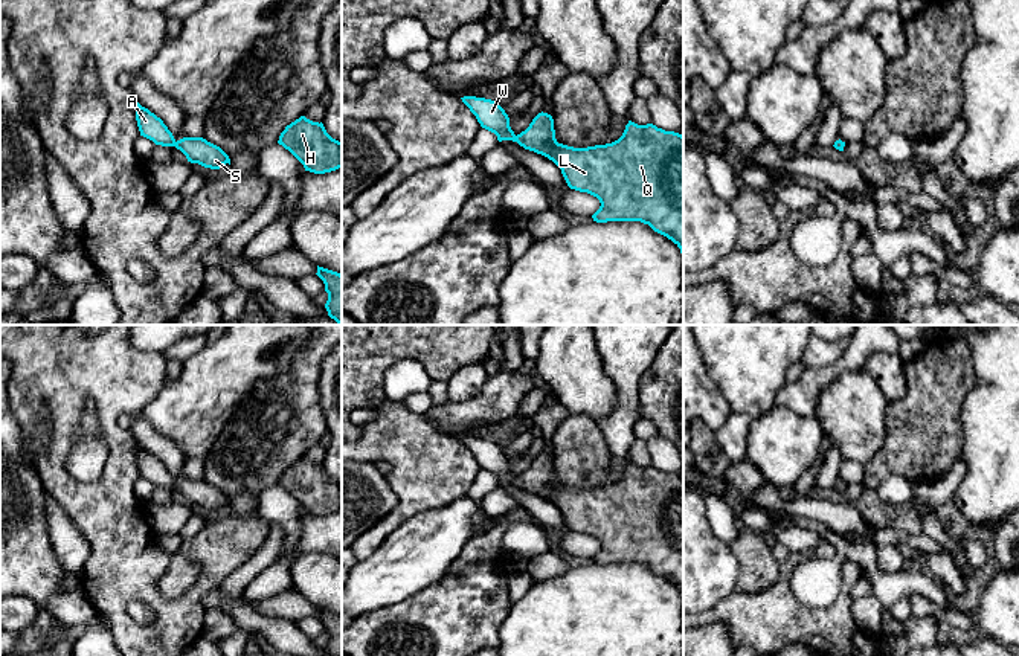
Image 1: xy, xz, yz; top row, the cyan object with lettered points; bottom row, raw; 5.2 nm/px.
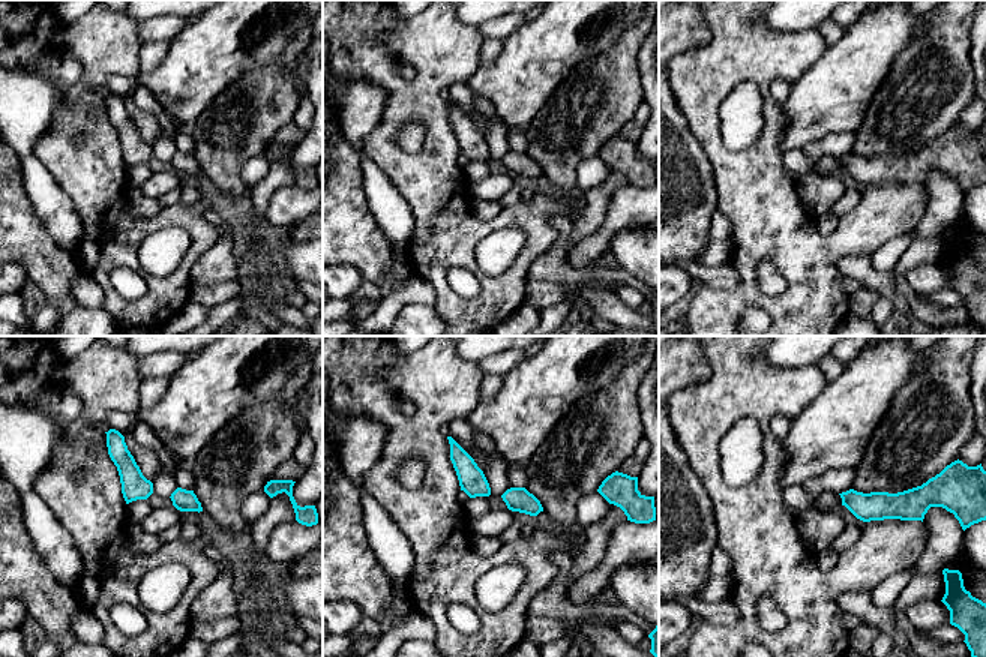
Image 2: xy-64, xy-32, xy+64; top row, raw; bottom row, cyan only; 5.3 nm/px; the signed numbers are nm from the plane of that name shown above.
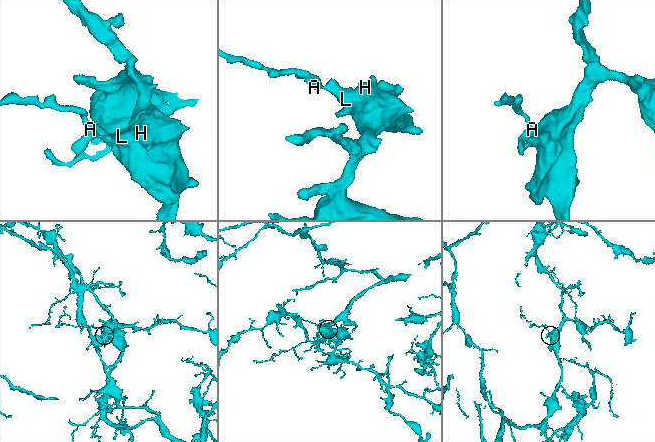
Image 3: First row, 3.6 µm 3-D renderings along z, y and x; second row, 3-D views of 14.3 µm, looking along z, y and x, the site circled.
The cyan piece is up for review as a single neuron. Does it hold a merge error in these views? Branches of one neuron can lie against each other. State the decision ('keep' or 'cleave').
keep

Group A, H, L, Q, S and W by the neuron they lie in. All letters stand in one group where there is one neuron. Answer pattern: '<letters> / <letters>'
A H L Q S W

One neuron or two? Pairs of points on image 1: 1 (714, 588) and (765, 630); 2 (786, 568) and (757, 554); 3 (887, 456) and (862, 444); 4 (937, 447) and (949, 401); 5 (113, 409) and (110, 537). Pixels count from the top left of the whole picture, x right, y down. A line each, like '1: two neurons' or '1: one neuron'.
1: two neurons
2: two neurons
3: two neurons
4: one neuron
5: one neuron

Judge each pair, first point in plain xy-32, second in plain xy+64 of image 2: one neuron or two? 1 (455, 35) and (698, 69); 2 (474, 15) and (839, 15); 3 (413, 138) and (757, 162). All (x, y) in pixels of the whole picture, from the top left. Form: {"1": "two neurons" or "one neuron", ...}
{"1": "one neuron", "2": "two neurons", "3": "two neurons"}

